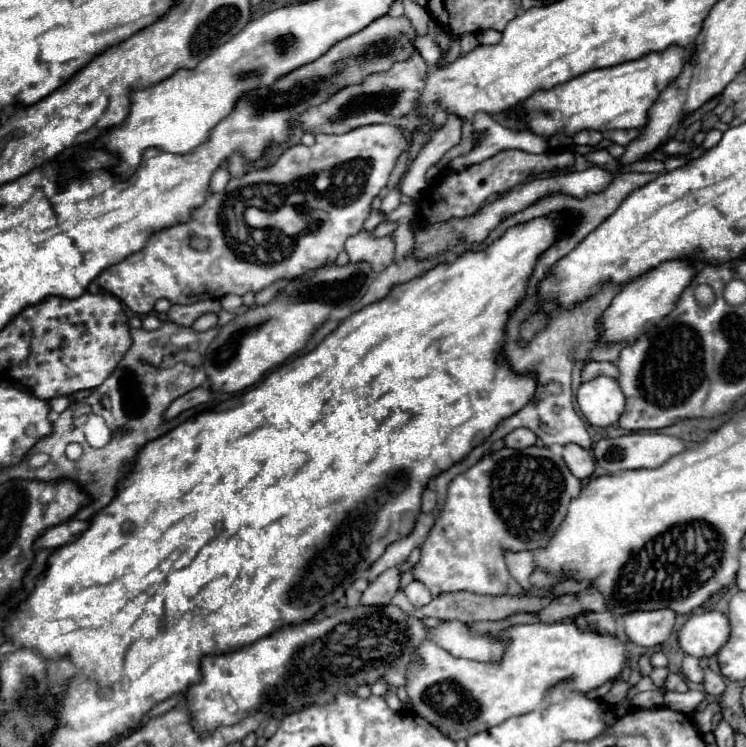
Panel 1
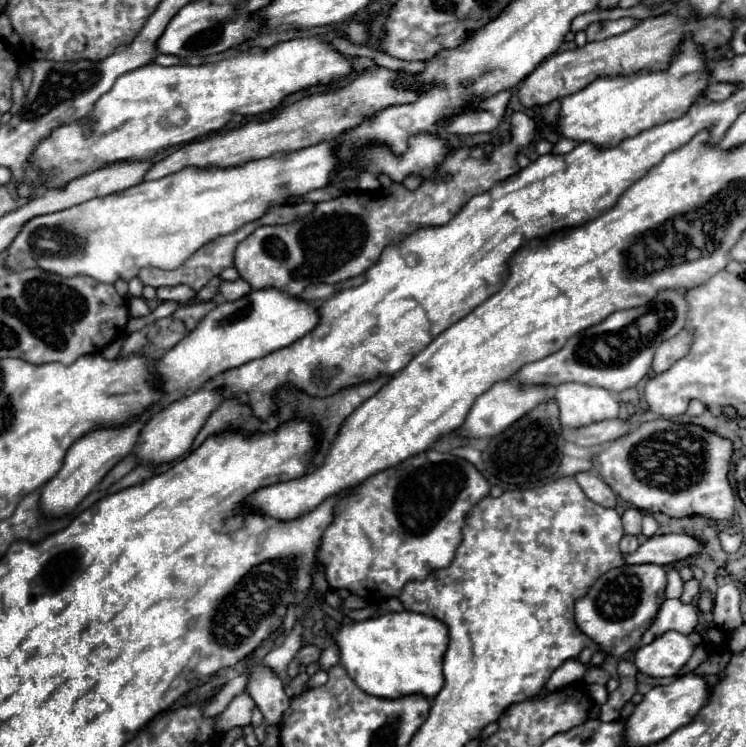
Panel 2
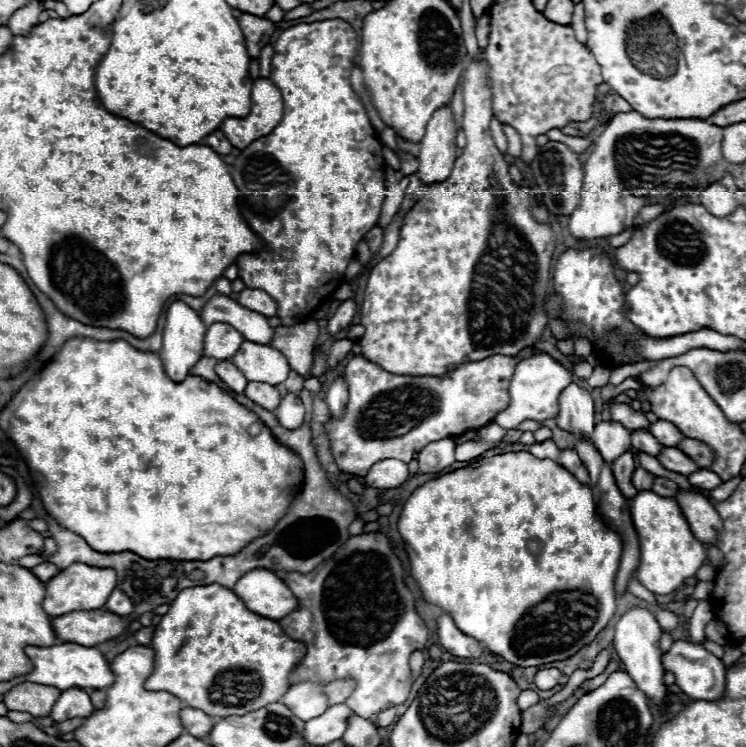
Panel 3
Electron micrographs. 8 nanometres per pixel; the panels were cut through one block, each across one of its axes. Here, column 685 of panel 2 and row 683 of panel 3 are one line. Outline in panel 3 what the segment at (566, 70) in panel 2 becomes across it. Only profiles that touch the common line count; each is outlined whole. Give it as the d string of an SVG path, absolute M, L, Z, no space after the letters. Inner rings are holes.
M22 682L4 694L4 704L8 706L8 710L30 712L32 716L42 718L50 714L58 696L60 696L58 688L50 688L34 682Z

